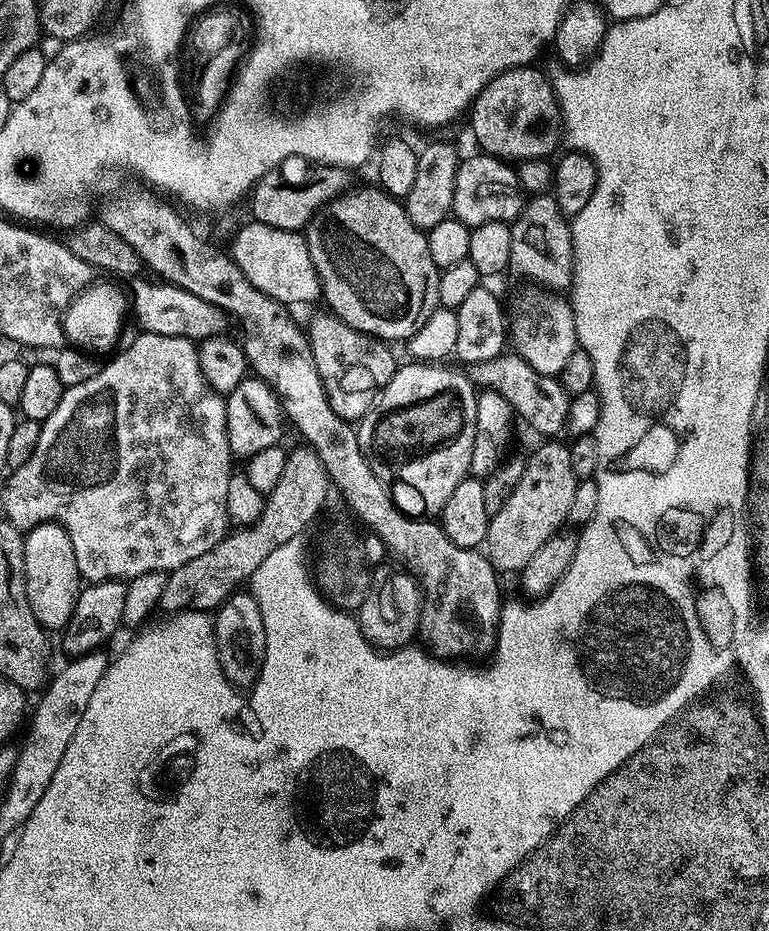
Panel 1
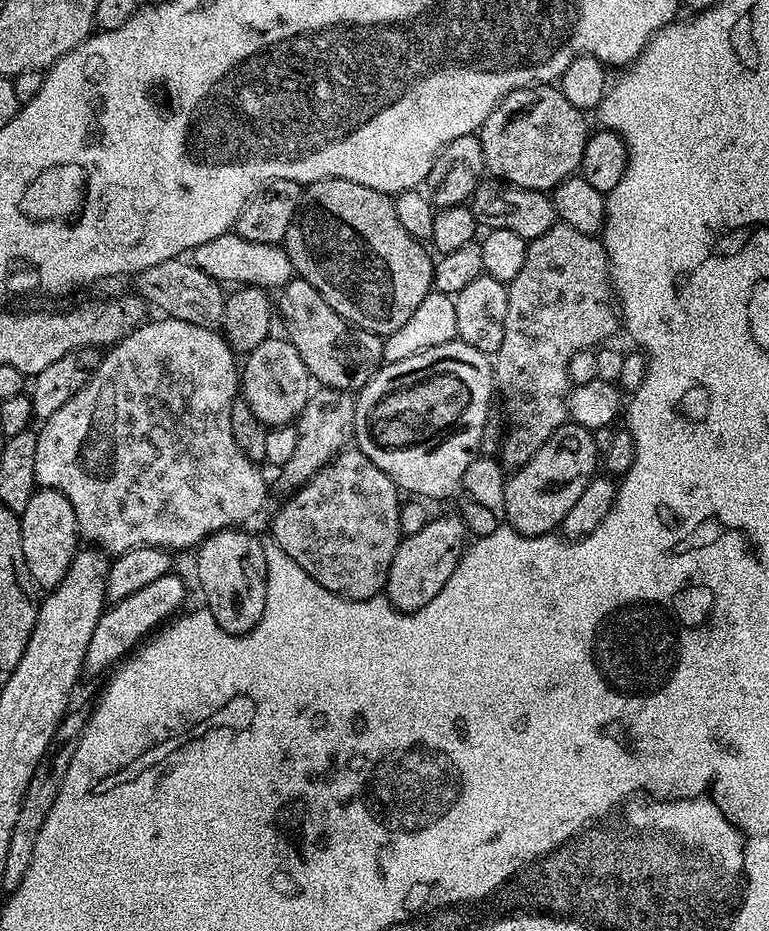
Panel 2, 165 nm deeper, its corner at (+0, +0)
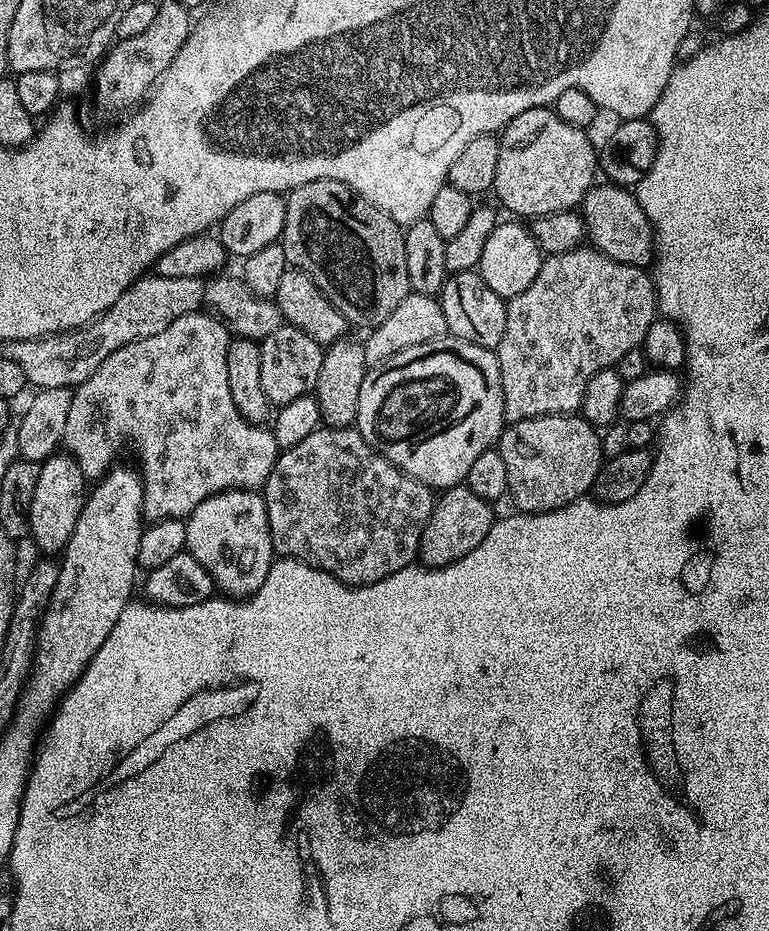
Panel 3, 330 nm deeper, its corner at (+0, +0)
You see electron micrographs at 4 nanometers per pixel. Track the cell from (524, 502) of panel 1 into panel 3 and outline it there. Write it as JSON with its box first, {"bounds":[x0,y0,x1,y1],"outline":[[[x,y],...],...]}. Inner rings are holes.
{"bounds":[498,414,602,512],"outline":[[[569,414],[566,416],[535,416],[529,420],[514,420],[505,427],[504,431],[500,433],[498,441],[498,450],[502,454],[502,462],[506,462],[506,482],[508,483],[508,496],[517,504],[517,509],[520,512],[553,512],[562,506],[566,506],[570,502],[587,497],[587,492],[593,491],[596,476],[600,473],[600,466],[602,457],[600,452],[601,433],[593,428],[583,415]]]}

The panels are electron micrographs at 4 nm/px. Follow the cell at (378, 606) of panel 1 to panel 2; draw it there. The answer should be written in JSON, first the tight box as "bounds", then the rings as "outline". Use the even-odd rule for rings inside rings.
{"bounds":[386,514,470,612],"outline":[[[459,514],[436,516],[429,524],[422,525],[417,532],[412,532],[409,536],[407,533],[401,539],[398,550],[394,554],[394,562],[390,562],[386,599],[392,603],[392,607],[397,612],[419,612],[422,606],[426,606],[426,602],[430,602],[430,598],[434,598],[434,594],[438,594],[438,590],[442,590],[442,586],[446,586],[450,574],[454,574],[458,562],[464,557],[466,541],[469,536],[470,533],[464,524],[464,519]]]}

